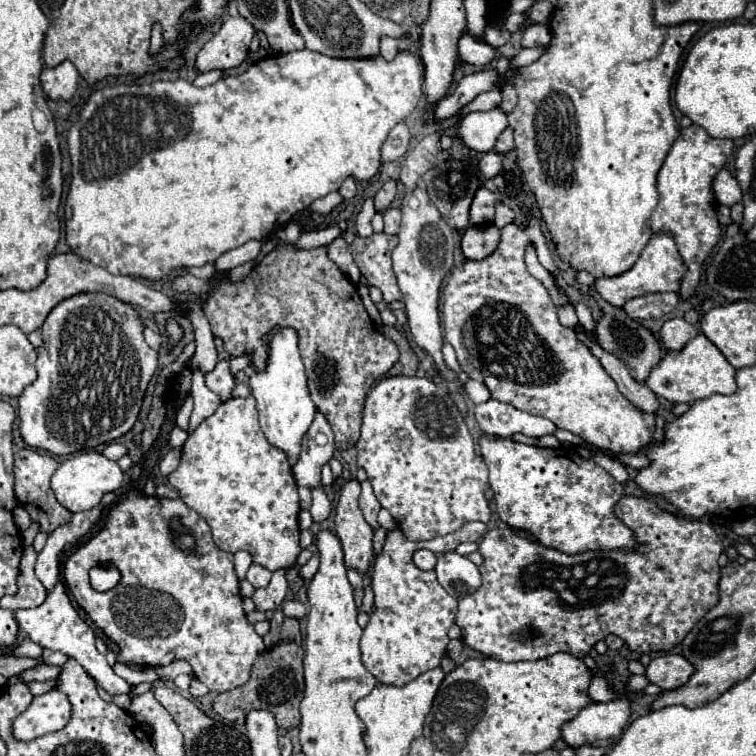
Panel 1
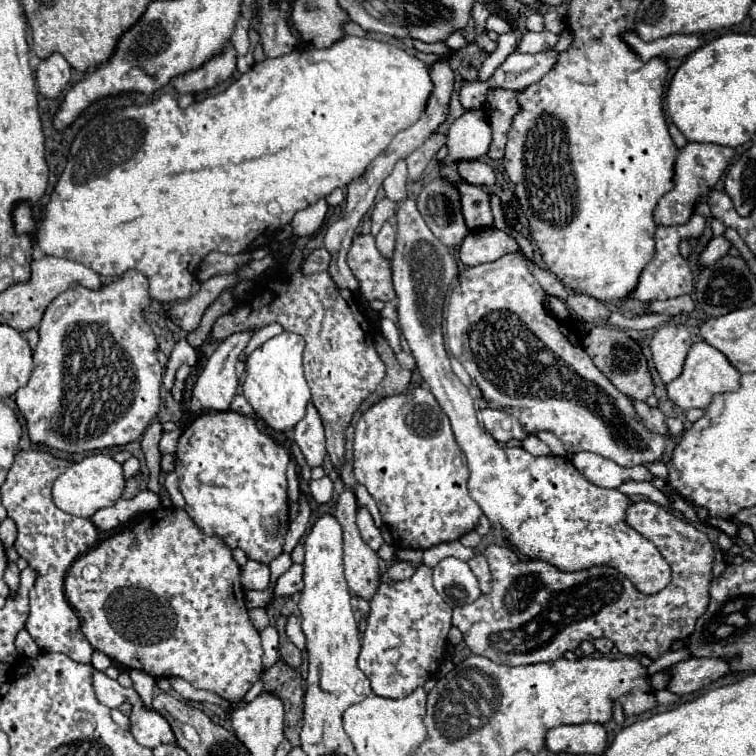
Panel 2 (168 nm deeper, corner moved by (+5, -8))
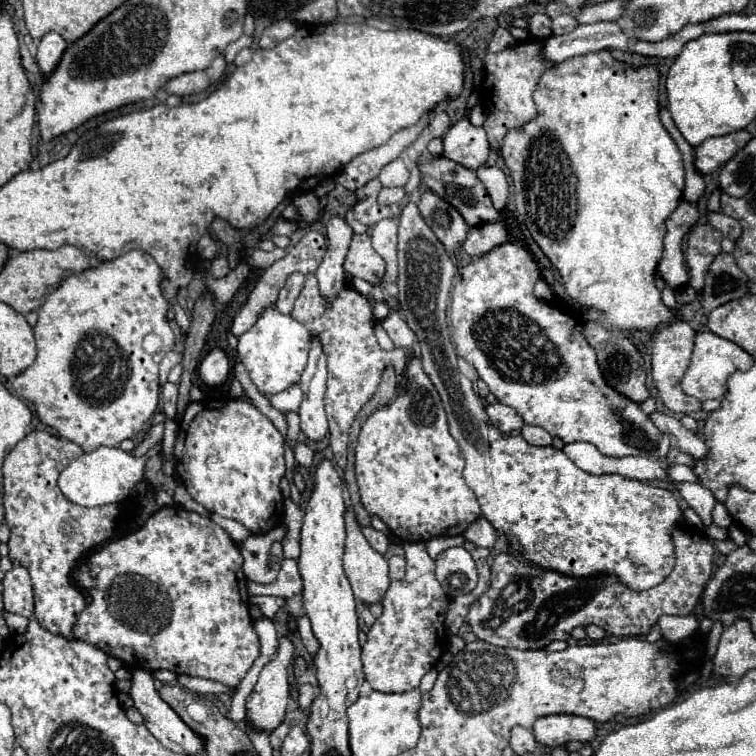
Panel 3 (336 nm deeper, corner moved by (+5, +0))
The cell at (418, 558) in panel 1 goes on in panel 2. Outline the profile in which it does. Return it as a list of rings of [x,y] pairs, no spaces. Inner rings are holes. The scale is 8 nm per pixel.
[[[399,561],[399,563],[393,563],[387,571],[387,577],[393,579],[393,581],[401,581],[401,579],[409,579],[413,573],[415,573],[417,567],[413,567],[411,563],[405,563],[405,561]]]

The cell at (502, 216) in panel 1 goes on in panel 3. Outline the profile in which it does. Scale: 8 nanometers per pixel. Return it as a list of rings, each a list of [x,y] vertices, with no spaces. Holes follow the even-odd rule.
[[[481,165],[475,173],[481,179],[481,183],[485,185],[487,193],[493,201],[493,207],[501,211],[507,203],[507,197],[509,197],[509,183],[507,183],[507,175],[503,173],[503,169]]]

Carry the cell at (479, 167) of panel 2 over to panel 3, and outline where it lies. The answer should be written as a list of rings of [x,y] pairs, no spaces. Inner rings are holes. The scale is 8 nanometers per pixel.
[[[467,115],[453,123],[449,131],[443,135],[443,157],[467,169],[477,169],[485,165],[487,155],[489,155],[487,135],[483,127],[475,127]]]

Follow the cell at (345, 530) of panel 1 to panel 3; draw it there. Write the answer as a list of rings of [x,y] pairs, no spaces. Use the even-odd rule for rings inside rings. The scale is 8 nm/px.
[[[351,509],[345,513],[345,525],[347,541],[343,567],[347,579],[351,581],[353,593],[363,605],[379,603],[391,583],[387,573],[387,559],[367,543]]]

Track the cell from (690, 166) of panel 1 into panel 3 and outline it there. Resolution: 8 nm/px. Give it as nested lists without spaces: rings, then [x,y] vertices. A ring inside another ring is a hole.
[[[747,129],[723,135],[723,137],[711,137],[705,139],[695,149],[695,169],[703,175],[715,171],[717,167],[725,165],[753,135]]]

